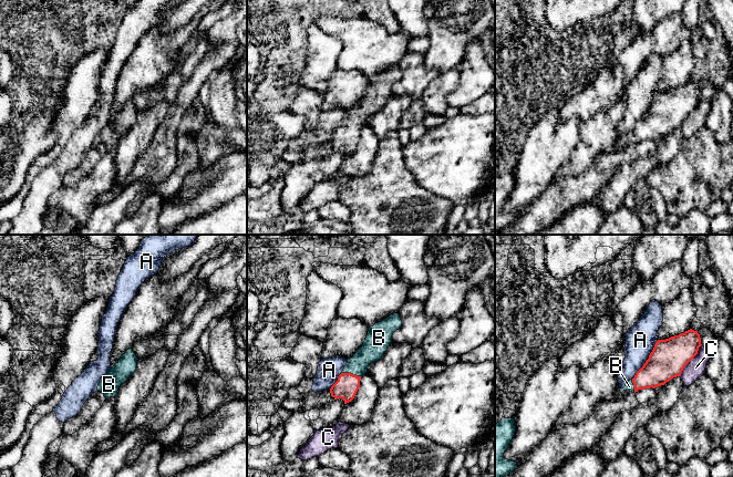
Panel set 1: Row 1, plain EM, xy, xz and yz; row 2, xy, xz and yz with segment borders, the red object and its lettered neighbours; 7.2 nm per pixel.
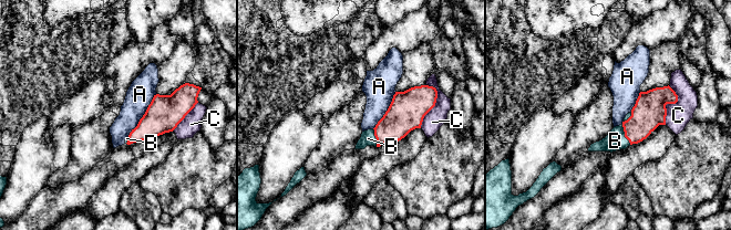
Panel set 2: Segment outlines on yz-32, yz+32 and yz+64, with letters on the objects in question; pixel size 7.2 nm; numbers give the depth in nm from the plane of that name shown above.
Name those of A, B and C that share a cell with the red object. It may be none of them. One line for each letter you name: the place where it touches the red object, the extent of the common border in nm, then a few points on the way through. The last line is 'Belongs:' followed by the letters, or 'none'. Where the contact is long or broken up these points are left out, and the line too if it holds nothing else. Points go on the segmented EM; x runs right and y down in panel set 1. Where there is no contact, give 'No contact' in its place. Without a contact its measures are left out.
B: Touches red at xz (351, 374). Shared border 140 nm. Path across: xz (346, 387), (351, 374), (360, 361), (373, 348)
Belongs: B

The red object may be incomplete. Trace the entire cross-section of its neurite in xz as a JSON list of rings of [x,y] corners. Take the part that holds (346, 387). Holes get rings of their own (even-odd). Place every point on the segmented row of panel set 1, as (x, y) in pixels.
[[[399,313],[375,323],[369,328],[362,346],[348,359],[338,381],[331,386],[330,393],[334,398],[342,398],[344,404],[351,402],[360,386],[361,376],[368,373],[368,367],[379,361],[392,343],[393,333],[400,329],[402,320]]]

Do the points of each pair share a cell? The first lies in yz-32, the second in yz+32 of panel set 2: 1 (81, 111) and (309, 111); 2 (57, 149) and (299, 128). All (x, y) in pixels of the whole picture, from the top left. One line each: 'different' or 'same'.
1: same
2: same

